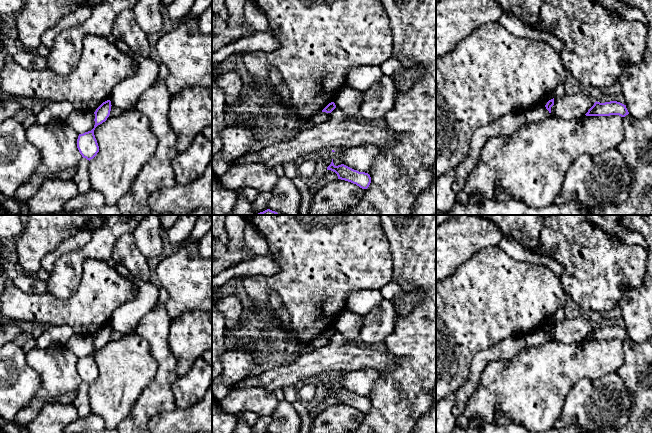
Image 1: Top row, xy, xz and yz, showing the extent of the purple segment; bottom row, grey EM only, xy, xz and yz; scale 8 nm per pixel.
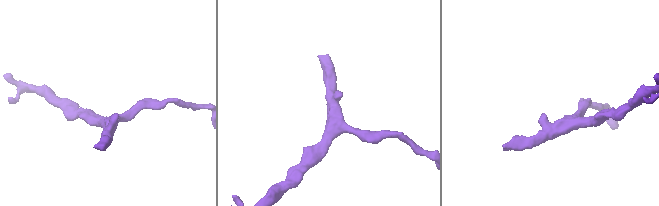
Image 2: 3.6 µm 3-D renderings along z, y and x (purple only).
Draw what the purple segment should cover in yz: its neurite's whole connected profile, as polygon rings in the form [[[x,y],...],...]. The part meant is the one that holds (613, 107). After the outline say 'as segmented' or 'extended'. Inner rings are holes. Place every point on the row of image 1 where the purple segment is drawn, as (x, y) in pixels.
[[[596,101],[585,115],[586,116],[619,115],[621,117],[625,117],[628,114],[629,112],[626,108],[626,105],[620,102],[610,101],[610,102],[600,103]]]; as segmented

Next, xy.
[[[107,100],[103,102],[94,112],[95,114],[95,125],[91,131],[79,134],[77,139],[77,148],[83,158],[87,160],[93,159],[99,152],[99,146],[94,135],[95,128],[105,122],[110,115],[111,101]]]; as segmented

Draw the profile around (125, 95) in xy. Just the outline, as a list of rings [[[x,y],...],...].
[[[131,55],[139,66],[138,71],[115,85],[110,96],[111,105],[123,111],[135,108],[140,95],[156,81],[159,72],[159,65],[151,56]]]

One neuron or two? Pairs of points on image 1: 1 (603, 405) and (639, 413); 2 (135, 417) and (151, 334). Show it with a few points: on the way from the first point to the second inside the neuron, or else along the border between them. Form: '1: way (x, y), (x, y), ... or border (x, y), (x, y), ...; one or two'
1: border (625, 388), (631, 400), (631, 412), (627, 422); two
2: way (156, 396), (163, 380), (163, 355); one

